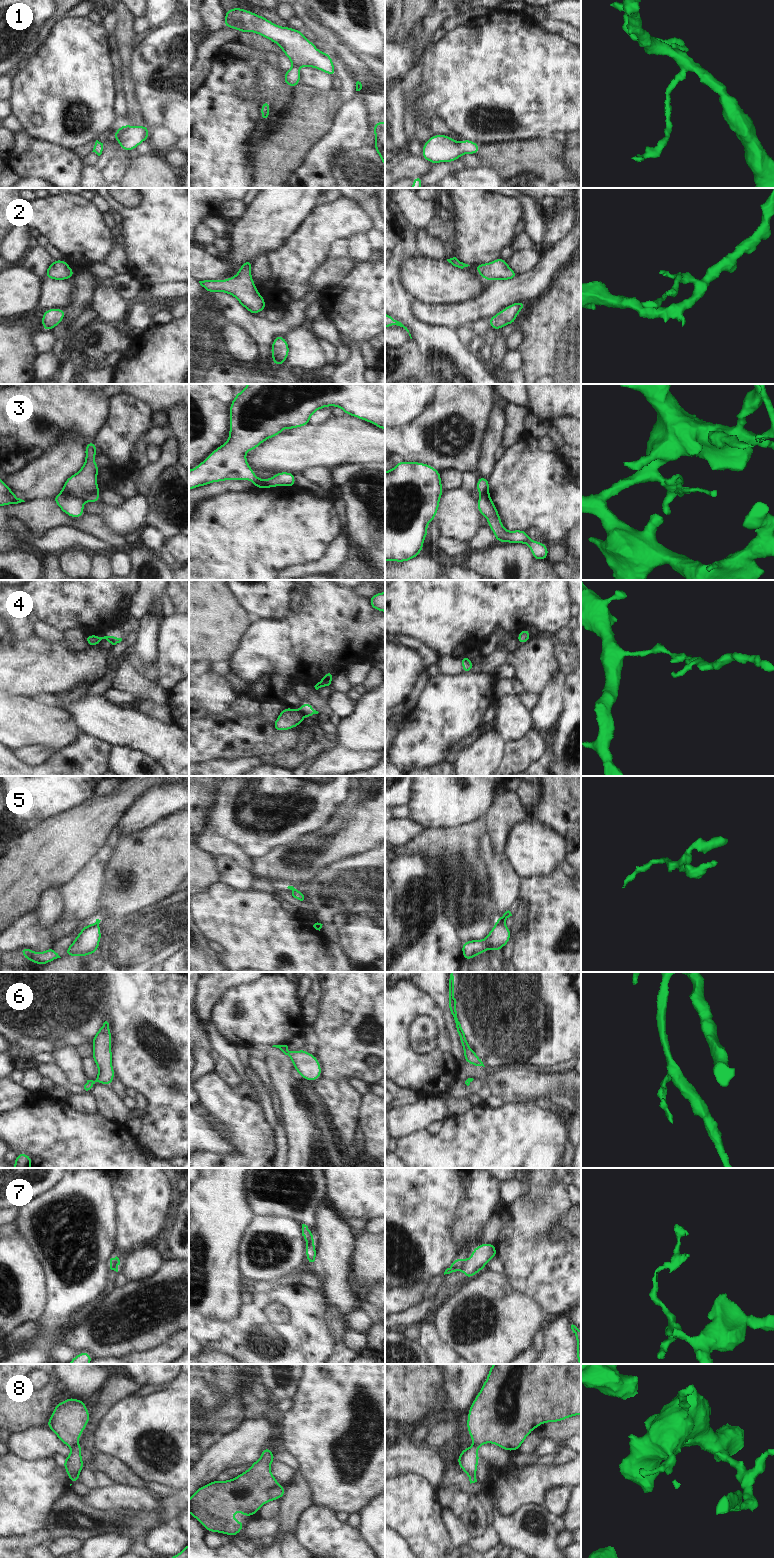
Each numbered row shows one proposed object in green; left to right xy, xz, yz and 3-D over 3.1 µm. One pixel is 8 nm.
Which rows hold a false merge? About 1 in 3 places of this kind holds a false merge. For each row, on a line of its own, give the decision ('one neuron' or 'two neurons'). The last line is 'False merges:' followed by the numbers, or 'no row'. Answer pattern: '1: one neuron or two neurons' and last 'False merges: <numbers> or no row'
1: one neuron
2: one neuron
3: two neurons
4: two neurons
5: one neuron
6: one neuron
7: two neurons
8: two neurons
False merges: 3, 4, 7, 8

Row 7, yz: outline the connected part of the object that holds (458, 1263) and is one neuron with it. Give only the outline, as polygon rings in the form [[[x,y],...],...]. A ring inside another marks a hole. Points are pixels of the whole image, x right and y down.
[[[455,1258],[451,1266],[445,1270],[444,1275],[461,1270],[463,1266],[465,1265],[465,1262],[466,1261],[464,1258]]]

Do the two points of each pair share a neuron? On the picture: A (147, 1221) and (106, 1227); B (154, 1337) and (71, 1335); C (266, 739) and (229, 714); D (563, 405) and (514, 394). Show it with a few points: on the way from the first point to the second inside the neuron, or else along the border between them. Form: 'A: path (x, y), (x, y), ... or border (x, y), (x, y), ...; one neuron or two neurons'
A: border (115, 1202), (117, 1207), (118, 1249); two neurons
B: path (133, 1335), (92, 1335); one neuron
C: path (257, 738), (238, 721); one neuron
D: border (527, 394), (528, 407); two neurons

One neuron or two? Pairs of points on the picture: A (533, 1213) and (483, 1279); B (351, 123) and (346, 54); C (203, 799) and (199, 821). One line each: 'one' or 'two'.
A: two
B: two
C: one

